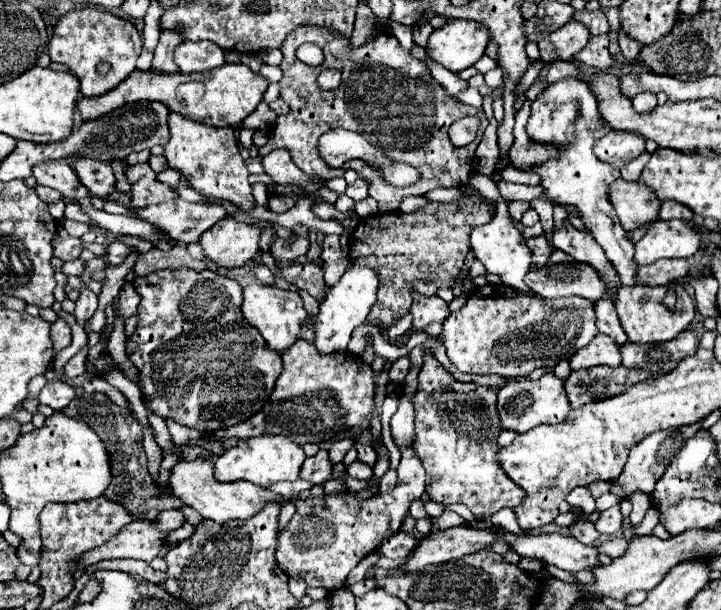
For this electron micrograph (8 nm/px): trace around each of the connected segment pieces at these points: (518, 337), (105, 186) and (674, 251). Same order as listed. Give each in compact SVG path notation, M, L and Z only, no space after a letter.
M506 285L474 289L468 301L444 321L444 347L450 361L464 373L496 373L502 377L530 375L538 367L552 369L596 337L596 311L584 297L534 299Z
M76 157L76 159L72 159L72 165L74 165L82 185L88 187L92 197L116 201L116 203L128 207L128 193L120 193L116 189L116 177L112 173L110 163L102 163L102 161L86 159L86 157Z
M658 219L636 243L636 263L650 265L664 257L692 257L700 249L700 231L690 227L684 219Z

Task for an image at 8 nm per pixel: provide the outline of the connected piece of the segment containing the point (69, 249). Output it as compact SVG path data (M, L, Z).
M60 229L56 233L56 237L54 237L54 257L70 261L70 259L80 257L82 249L84 247L82 247L82 241L78 237L70 237L64 229Z

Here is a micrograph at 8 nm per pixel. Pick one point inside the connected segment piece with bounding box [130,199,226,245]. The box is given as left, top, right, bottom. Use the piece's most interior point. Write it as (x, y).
(183, 222)

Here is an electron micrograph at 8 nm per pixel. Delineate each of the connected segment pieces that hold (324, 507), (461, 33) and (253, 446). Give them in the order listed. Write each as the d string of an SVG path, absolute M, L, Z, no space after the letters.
M426 341L410 351L410 371L402 385L400 405L396 415L390 421L390 431L396 447L402 453L398 465L398 485L390 493L378 493L370 499L362 499L352 491L342 491L338 495L322 495L310 499L298 499L298 513L278 535L276 561L286 575L302 577L308 587L322 587L328 593L340 589L346 583L346 575L382 541L400 531L404 517L408 515L410 503L424 493L424 467L416 453L412 453L412 433L414 433L414 405L412 393L418 389L418 373L424 359L424 353L432 351L432 343Z
M468 19L446 21L440 29L432 31L426 53L446 69L458 73L472 67L490 41L488 29Z
M264 435L264 437L252 437L240 441L236 447L226 449L214 463L214 477L222 483L230 481L250 481L260 487L270 487L276 481L296 481L300 467L304 463L306 455L300 445L290 441L288 437L280 435Z

